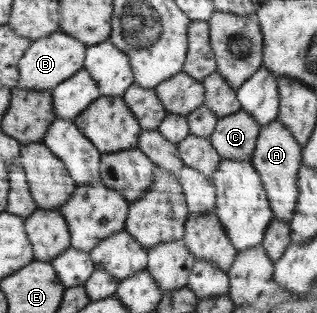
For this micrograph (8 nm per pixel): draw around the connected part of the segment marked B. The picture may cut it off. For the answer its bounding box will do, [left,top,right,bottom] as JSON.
[16,30,88,91]

